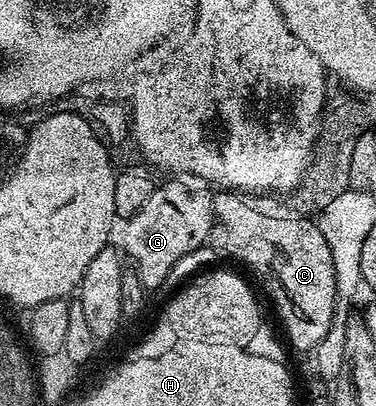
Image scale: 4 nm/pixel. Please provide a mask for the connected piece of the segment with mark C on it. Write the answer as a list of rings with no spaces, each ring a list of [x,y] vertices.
[[[221,190],[214,195],[211,244],[265,280],[286,338],[299,351],[308,353],[327,334],[336,310],[335,267],[330,247],[312,219],[268,216],[256,212],[245,200],[248,199],[232,190]]]

